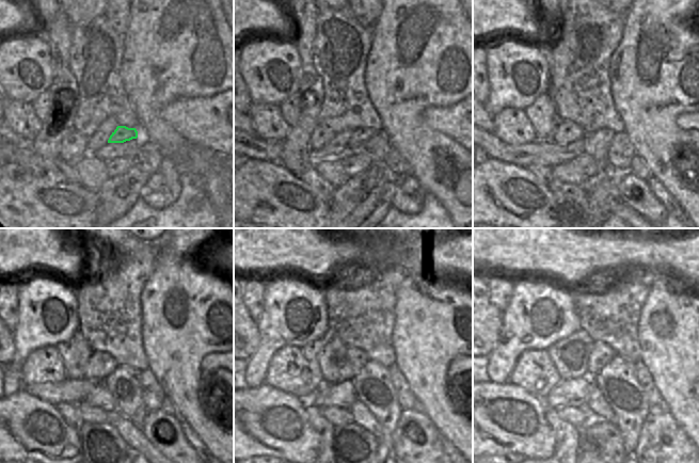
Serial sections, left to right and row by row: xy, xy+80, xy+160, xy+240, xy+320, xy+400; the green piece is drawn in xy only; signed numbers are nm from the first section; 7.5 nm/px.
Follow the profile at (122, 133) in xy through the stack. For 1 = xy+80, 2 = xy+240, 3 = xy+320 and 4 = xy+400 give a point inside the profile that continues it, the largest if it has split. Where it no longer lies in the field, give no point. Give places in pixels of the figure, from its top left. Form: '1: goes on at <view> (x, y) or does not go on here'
1: goes on at xy+80 (361, 134)
2: goes on at xy+240 (124, 383)
3: goes on at xy+320 (372, 385)
4: goes on at xy+400 (617, 382)

